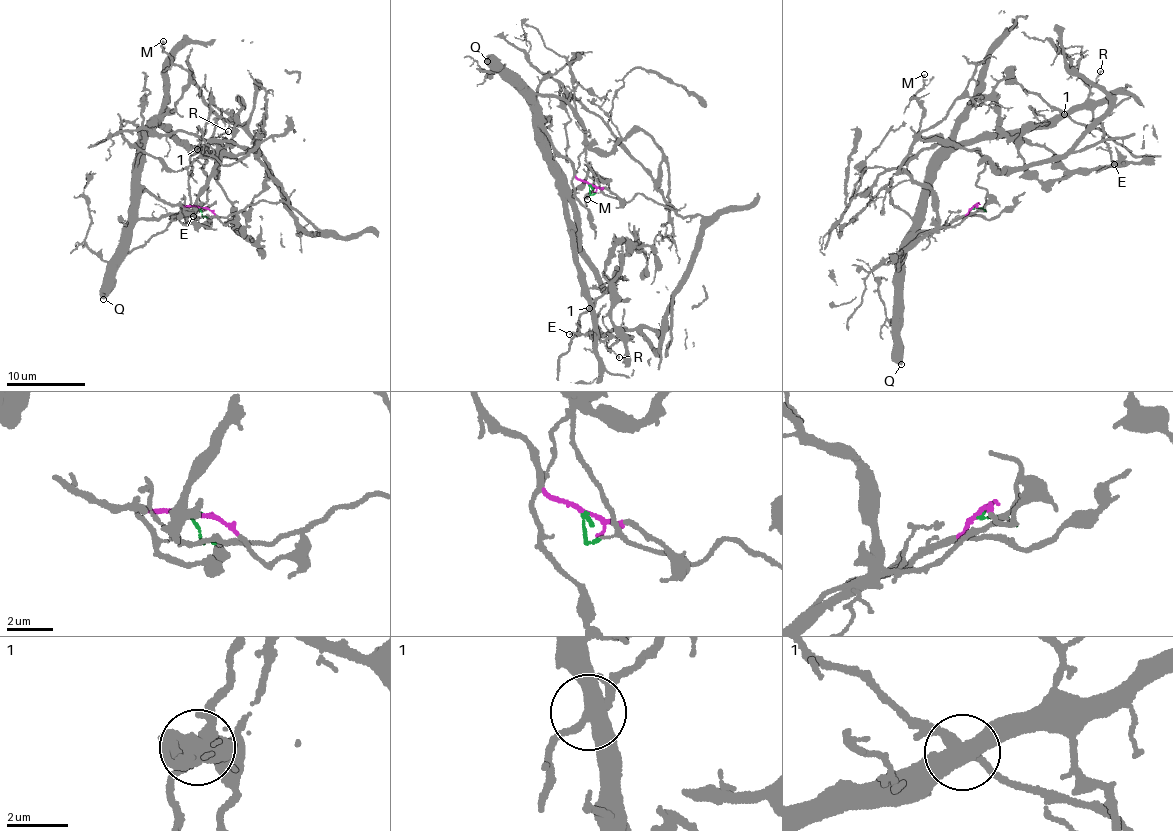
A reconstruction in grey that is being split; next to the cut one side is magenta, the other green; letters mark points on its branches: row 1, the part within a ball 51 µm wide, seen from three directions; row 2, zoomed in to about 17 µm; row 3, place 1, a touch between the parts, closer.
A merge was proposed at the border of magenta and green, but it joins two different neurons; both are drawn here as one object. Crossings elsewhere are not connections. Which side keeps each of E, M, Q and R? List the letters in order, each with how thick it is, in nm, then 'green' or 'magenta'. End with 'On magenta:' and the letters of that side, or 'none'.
E: calibre 140 nm; magenta
M: calibre 170 nm; magenta
Q: calibre 500 nm; magenta
R: calibre 140 nm; magenta
On magenta: E, M, Q, R

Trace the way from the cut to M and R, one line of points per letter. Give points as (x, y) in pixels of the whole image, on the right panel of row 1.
M: (973, 207), (946, 227), (917, 233), (926, 169), (943, 144), (919, 132), (919, 102), (911, 97), (925, 73)
R: (973, 207), (946, 227), (917, 233), (931, 177), (951, 154), (966, 144), (1021, 134), (1075, 112), (1101, 70)

